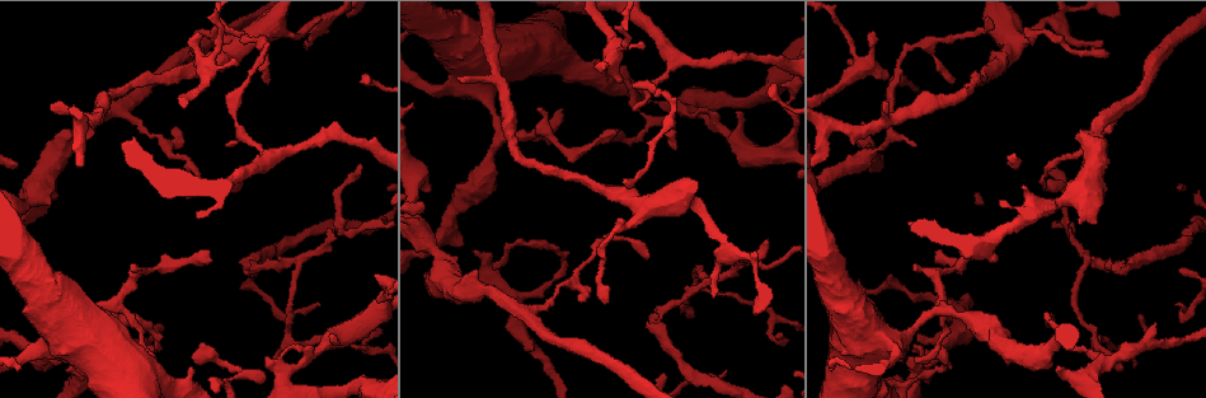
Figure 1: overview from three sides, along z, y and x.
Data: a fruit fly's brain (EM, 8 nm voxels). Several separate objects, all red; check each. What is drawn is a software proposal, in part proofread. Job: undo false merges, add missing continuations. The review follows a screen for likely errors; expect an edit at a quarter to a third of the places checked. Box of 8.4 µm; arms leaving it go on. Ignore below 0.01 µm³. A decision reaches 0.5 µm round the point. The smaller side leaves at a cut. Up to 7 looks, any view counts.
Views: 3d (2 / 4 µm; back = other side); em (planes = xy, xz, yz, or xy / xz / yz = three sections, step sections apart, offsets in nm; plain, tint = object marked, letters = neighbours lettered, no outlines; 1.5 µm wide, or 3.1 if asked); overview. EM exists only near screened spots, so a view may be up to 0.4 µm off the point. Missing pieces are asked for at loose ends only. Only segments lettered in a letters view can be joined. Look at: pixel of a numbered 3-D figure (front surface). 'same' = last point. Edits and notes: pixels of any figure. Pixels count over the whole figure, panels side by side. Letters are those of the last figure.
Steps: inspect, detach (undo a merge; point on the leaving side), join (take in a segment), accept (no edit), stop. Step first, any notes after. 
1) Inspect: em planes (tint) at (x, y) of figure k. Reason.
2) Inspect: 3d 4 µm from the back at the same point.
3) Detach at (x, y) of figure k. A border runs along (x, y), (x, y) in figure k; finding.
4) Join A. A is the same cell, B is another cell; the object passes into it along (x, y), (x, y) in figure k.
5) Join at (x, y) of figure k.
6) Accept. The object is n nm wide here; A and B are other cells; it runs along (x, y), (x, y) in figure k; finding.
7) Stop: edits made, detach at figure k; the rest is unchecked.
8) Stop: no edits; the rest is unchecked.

Inspect: em 3.1 µm planes (letters) at (674, 148) of figure 1. Tapers out.

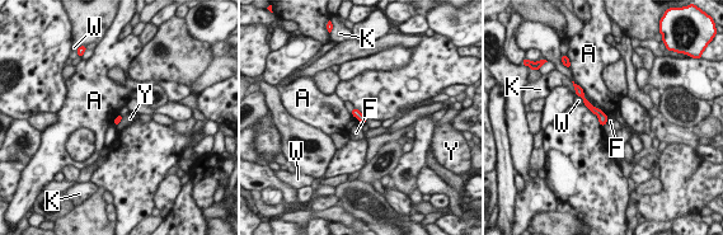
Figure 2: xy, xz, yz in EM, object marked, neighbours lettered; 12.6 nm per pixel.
Accept. A, F, K, W and Y are other cells; none of them fits.

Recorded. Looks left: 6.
Inspect: 3d 4 µm at (704, 286) of figure 1. Abrupt turn.

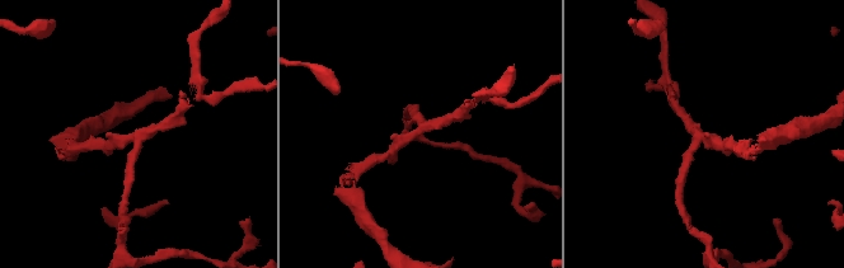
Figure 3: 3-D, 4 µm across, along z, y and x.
Inspect: em yz step 8 (tint) at (418, 130) of figure 3. 3 arms meet here.

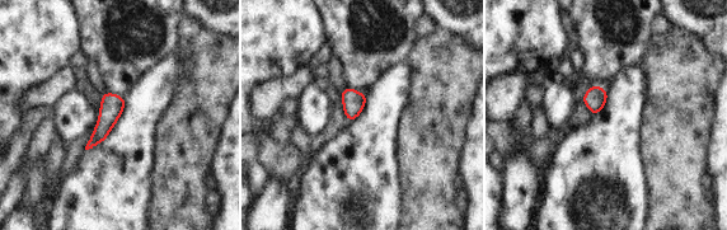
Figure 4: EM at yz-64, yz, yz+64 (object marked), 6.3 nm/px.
Inspect: em planes (letters) at the same point.

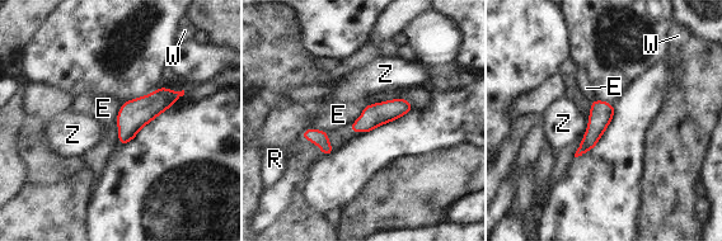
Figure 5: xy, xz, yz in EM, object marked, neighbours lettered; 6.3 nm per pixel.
Accept. The object is 140 nm wide here; E, R, W and Z are other cells; a border runs along (123, 103), (116, 123) in figure 5; one cell here.

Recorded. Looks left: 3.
Inspect: 3d 4 µm from the back at (1174, 304) of figure 1. An open end.

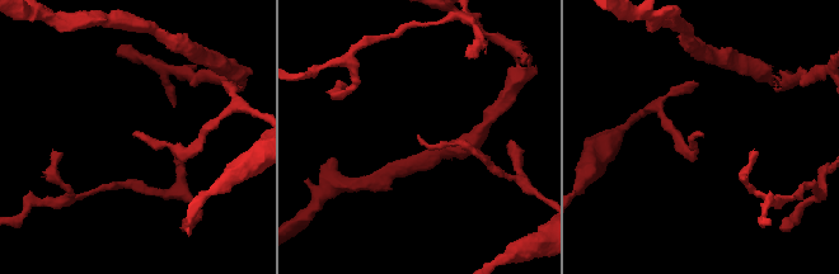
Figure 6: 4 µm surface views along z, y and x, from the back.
Inspect: em xy step 8 (letters) at (134, 134) of figure 6. Need the tissue.

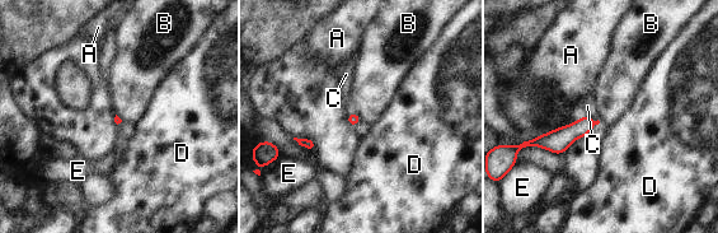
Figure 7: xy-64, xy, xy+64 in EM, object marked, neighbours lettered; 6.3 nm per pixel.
Accept. A, B, C, D and E are other cells; a border runs along (352, 111), (362, 120) in figure 7; none of them fits.

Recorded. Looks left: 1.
Stop: no edits; the rest is unchecked.

